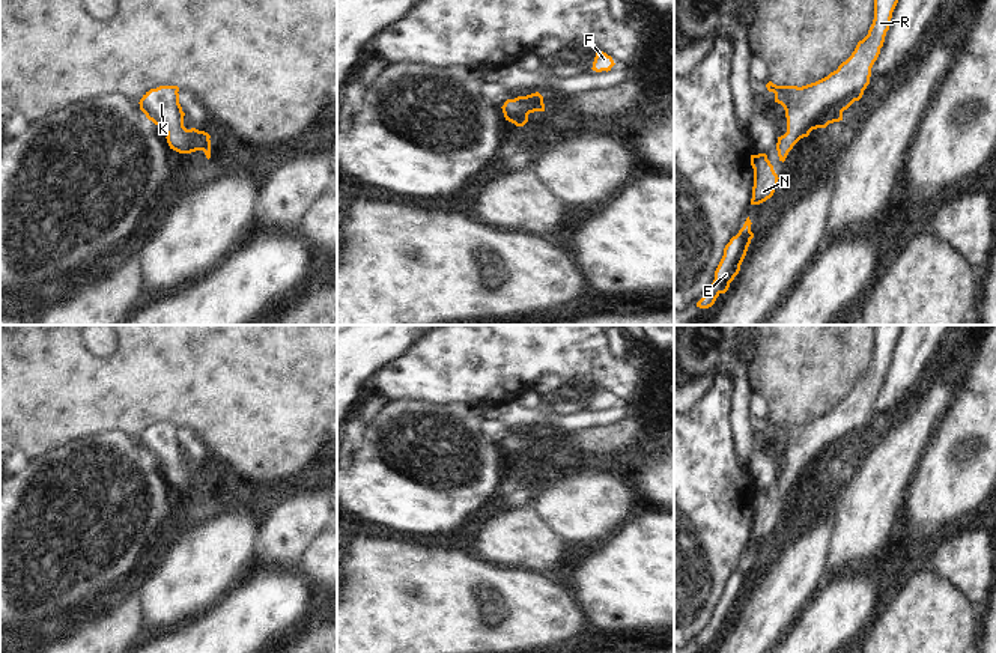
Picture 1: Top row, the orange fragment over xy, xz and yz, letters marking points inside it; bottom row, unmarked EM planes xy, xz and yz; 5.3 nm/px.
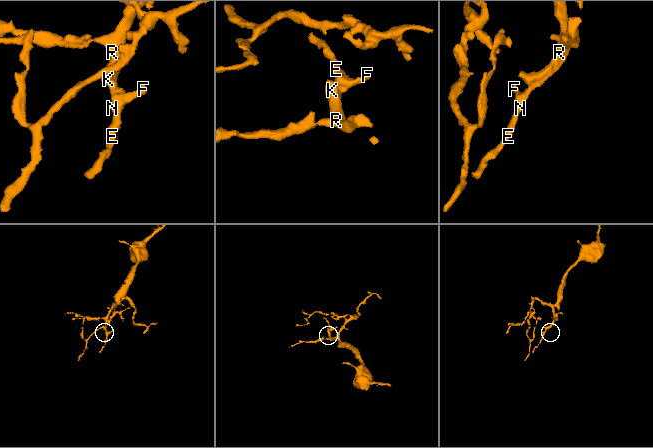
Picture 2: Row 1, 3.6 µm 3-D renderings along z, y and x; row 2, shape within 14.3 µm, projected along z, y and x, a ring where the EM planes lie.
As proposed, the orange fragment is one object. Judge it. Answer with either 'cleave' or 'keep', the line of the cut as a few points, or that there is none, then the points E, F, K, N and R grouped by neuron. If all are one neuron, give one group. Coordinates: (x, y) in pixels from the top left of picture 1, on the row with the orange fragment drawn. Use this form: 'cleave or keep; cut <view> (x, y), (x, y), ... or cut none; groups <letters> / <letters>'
keep; cut none; groups E F K N R

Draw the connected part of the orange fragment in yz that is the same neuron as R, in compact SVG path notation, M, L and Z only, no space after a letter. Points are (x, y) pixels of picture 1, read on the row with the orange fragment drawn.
M874 0L874 20L868 35L858 42L852 56L827 77L797 87L766 84L775 102L785 110L787 132L778 137L779 161L785 161L793 146L812 129L843 120L843 111L859 101L870 84L871 68L880 54L892 12L898 0Z

